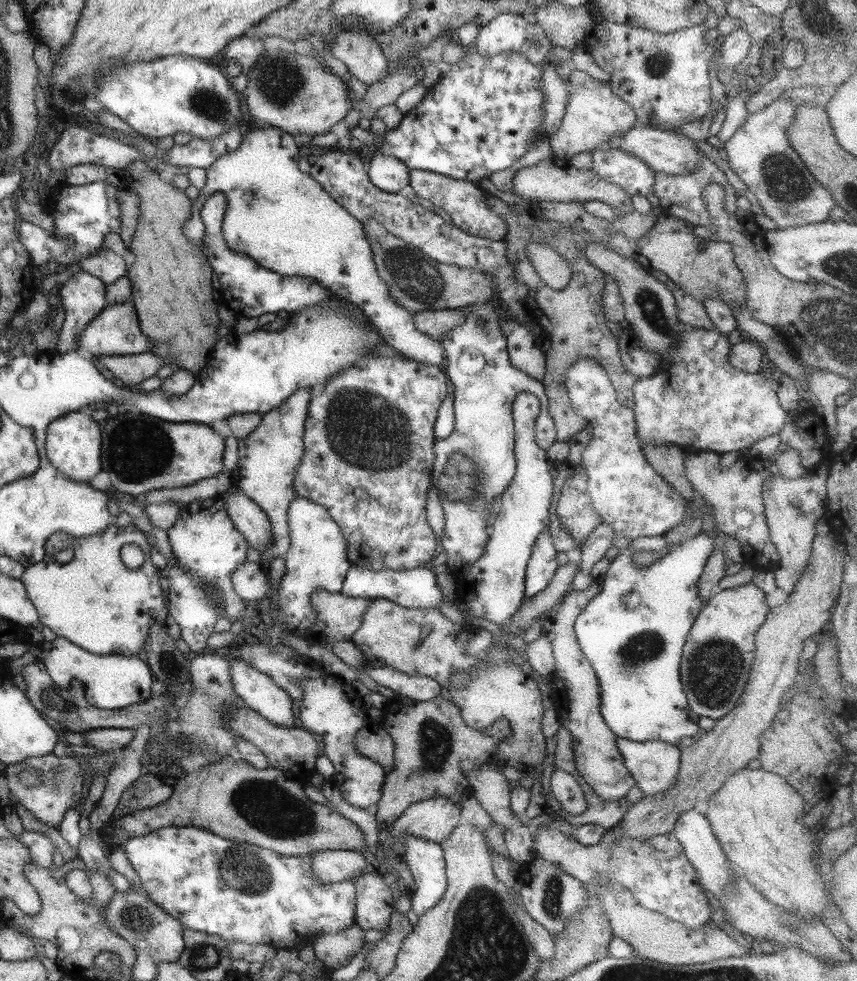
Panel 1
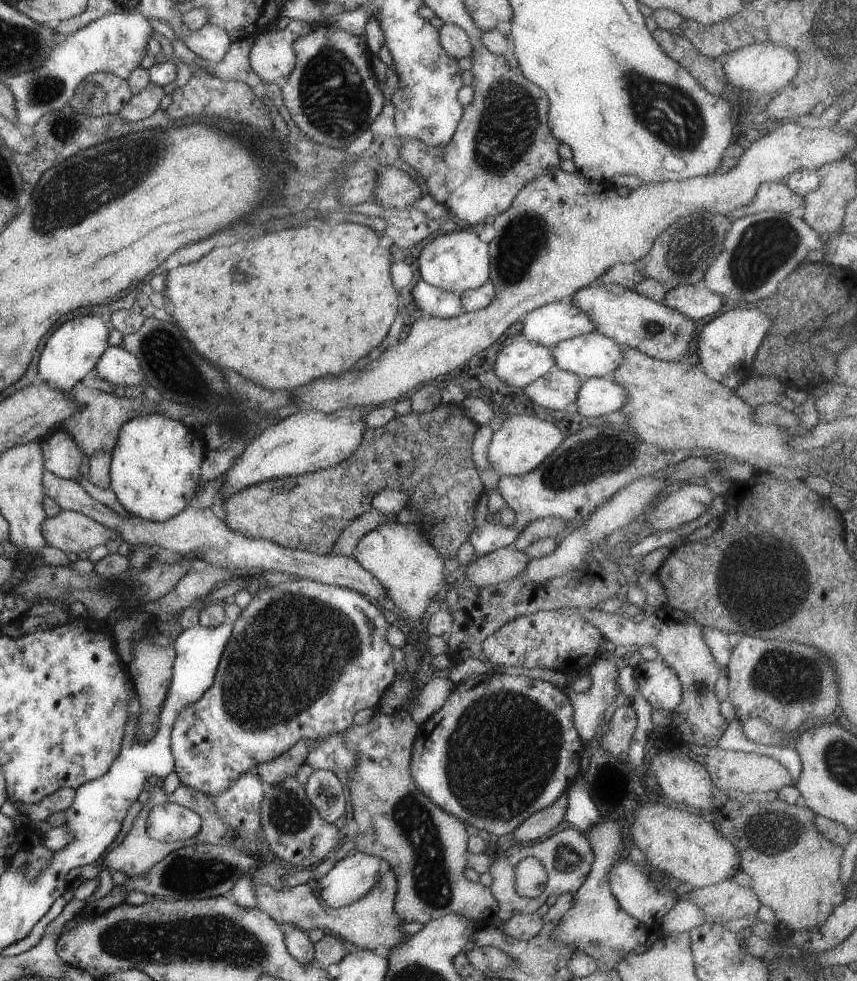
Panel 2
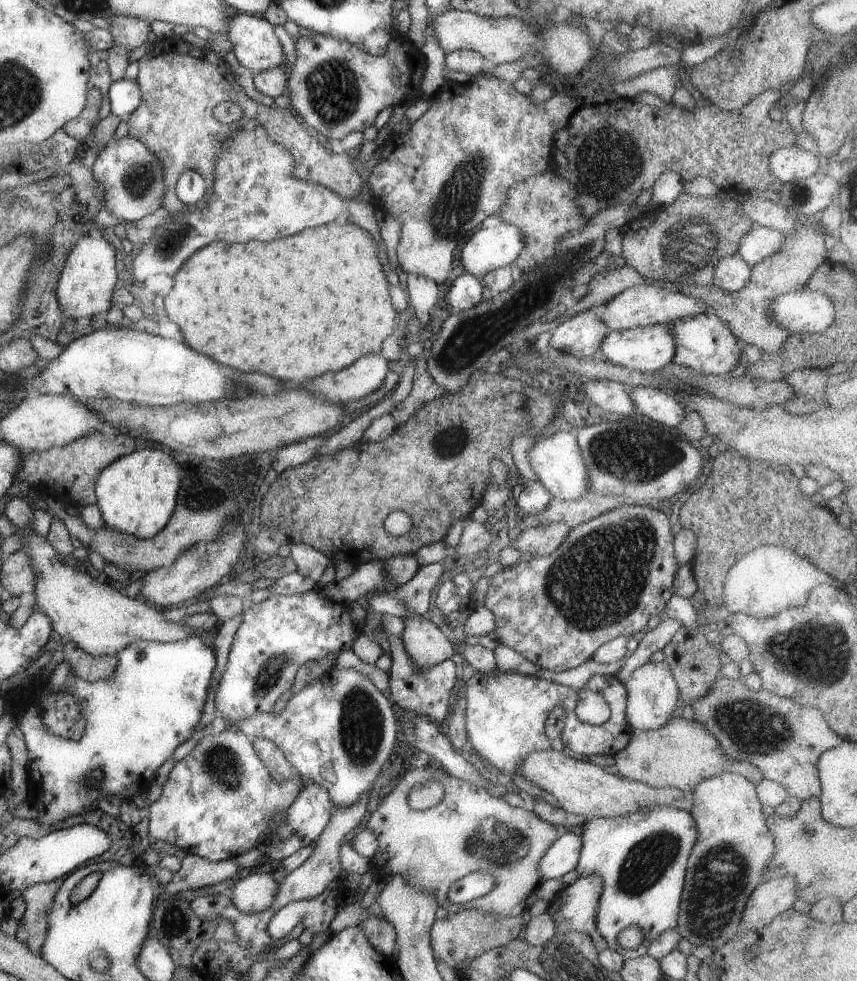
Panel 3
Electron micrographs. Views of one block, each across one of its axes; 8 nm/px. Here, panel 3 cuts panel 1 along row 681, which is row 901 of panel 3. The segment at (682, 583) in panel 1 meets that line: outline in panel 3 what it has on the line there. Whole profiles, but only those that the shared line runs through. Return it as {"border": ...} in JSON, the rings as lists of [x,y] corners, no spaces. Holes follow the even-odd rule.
{"border":[[[650,806],[627,817],[590,818],[584,822],[581,837],[583,845],[575,869],[579,876],[597,874],[603,880],[596,911],[596,926],[600,934],[624,959],[646,955],[648,946],[658,934],[677,928],[688,858],[698,840],[696,820],[683,810]],[[628,926],[642,928],[644,940],[636,948],[623,949],[617,938]]]}

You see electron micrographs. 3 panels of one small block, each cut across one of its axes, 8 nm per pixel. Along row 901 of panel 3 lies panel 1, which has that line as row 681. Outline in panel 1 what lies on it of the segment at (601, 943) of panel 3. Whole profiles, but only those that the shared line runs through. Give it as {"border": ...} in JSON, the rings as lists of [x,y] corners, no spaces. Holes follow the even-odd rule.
{"border":[[[597,579],[582,591],[568,593],[559,604],[542,614],[540,623],[542,634],[552,643],[556,661],[550,682],[553,690],[552,699],[559,709],[557,717],[561,726],[565,726],[572,734],[576,769],[586,783],[593,787],[596,795],[610,802],[625,798],[632,788],[636,788],[637,782],[626,768],[624,757],[617,748],[617,734],[610,730],[601,715],[598,677],[594,667],[580,649],[574,630],[577,616],[601,590],[600,579]]]}

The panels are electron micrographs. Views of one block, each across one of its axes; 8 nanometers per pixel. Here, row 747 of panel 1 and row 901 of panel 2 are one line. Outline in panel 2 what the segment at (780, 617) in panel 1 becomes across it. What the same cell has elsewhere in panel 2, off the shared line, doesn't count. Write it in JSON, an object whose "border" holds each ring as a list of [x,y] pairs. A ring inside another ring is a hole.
{"border":[[[732,879],[702,889],[686,890],[682,897],[698,906],[708,922],[717,923],[757,915],[763,906],[751,888],[743,888]]]}

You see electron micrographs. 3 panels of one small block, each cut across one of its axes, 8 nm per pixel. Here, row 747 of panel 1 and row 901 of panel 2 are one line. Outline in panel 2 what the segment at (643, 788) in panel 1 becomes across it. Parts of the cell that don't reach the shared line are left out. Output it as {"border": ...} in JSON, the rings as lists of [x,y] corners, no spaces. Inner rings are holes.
{"border":[[[618,860],[607,873],[607,882],[612,895],[625,912],[648,927],[660,928],[662,918],[676,905],[679,898],[670,888],[656,889],[647,875],[641,872],[641,868],[642,866],[627,863],[626,860]]]}

